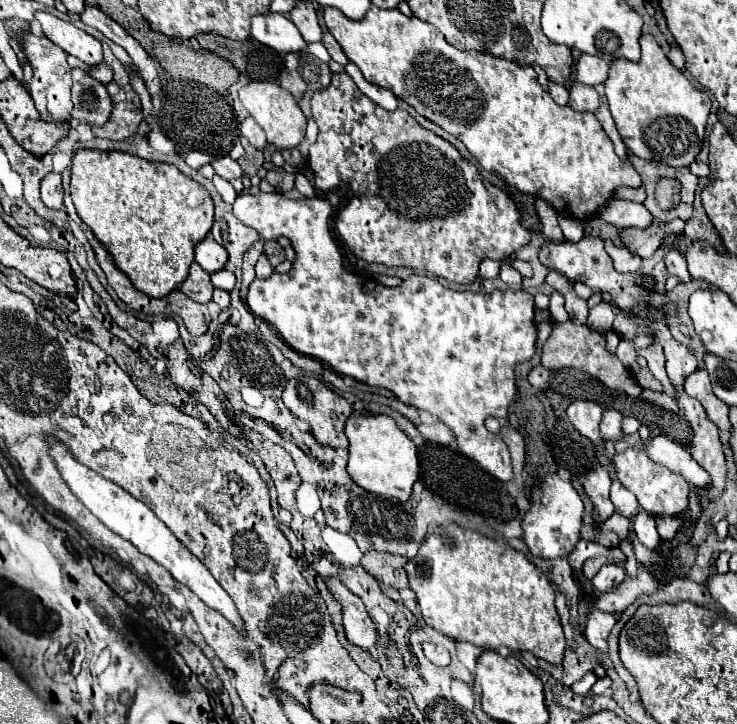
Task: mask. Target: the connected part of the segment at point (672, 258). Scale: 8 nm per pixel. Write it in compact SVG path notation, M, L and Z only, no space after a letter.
M675 248L671 250L667 256L664 257L665 267L669 274L675 274L681 278L681 282L689 282L691 276L687 272L687 262L685 262L685 256Z

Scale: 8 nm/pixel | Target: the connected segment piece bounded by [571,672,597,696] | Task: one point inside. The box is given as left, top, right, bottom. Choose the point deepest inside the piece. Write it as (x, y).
(582, 687)

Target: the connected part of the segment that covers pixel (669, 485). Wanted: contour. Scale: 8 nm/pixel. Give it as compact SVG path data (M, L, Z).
M627 448L623 454L615 454L613 456L613 466L617 470L619 482L637 496L639 504L651 516L655 516L655 514L669 514L669 516L673 516L673 514L679 514L679 512L687 510L687 504L689 504L689 484L683 478L679 478L677 474L669 474L667 468L651 462L645 452Z

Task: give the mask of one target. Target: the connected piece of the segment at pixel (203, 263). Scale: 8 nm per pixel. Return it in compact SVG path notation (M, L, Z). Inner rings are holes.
M205 238L195 246L195 262L209 274L217 272L227 262L227 250L213 238Z

